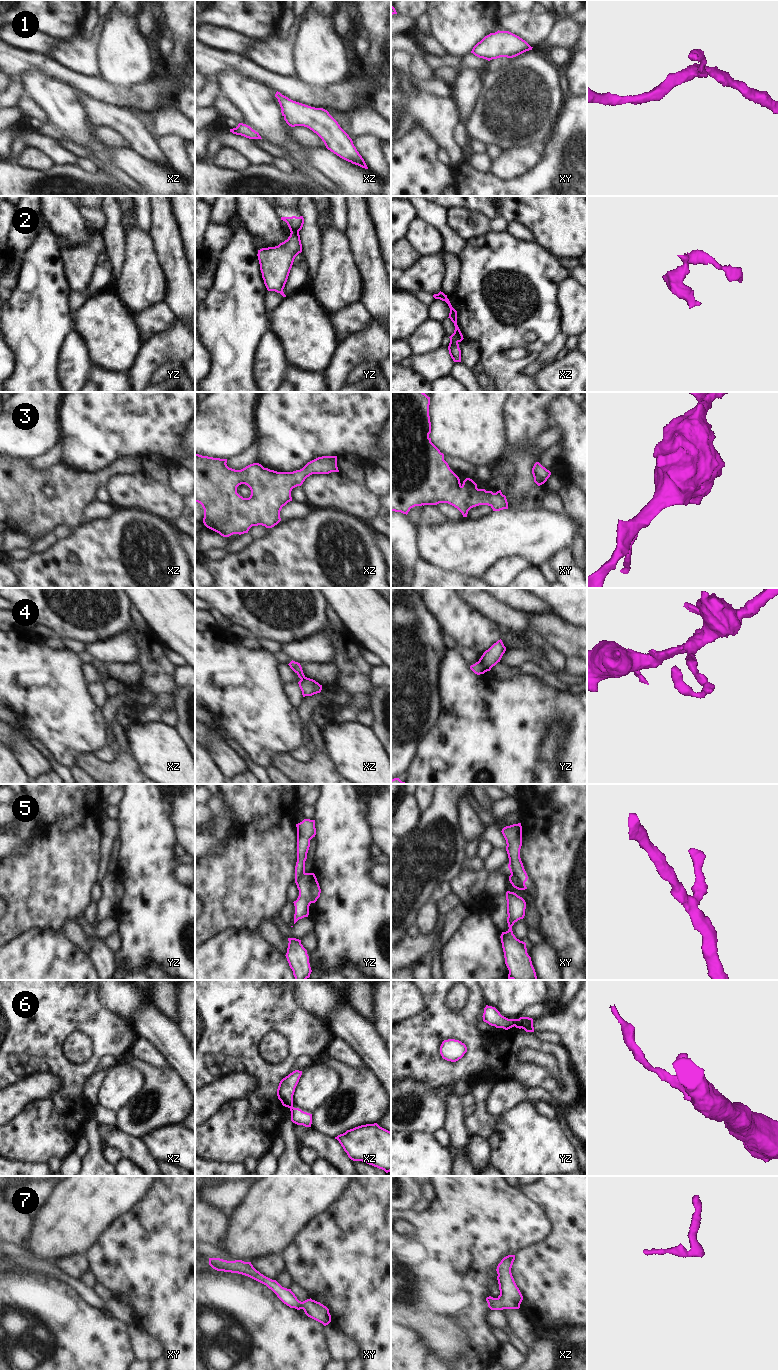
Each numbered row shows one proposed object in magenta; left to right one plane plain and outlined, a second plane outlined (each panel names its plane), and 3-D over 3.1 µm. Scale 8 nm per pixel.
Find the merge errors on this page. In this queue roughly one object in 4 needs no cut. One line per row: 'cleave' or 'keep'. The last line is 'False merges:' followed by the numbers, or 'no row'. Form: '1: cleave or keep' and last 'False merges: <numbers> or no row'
1: keep
2: cleave
3: keep
4: cleave
5: cleave
6: cleave
7: keep
False merges: 2, 4, 5, 6

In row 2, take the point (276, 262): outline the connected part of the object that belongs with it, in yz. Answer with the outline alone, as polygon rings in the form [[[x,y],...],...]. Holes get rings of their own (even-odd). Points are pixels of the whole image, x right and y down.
[[[292,232],[287,240],[275,247],[262,248],[258,250],[258,260],[264,284],[268,291],[280,293],[283,297],[286,295],[283,292],[287,282],[290,270],[292,268],[295,257],[302,252],[302,244],[299,233]]]

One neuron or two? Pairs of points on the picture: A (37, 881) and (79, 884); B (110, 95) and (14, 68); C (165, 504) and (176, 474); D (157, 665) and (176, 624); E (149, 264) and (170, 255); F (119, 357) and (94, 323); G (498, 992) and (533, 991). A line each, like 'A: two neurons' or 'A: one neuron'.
A: one neuron
B: one neuron
C: two neurons
D: two neurons
E: two neurons
F: one neuron
G: one neuron

